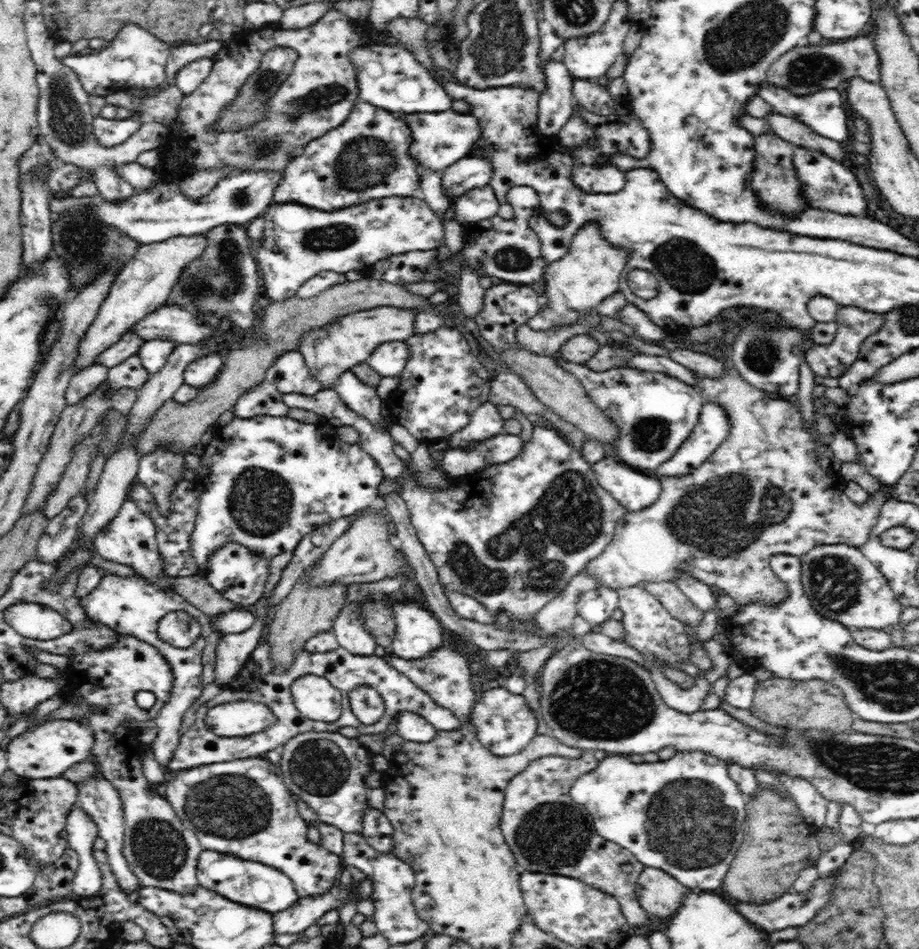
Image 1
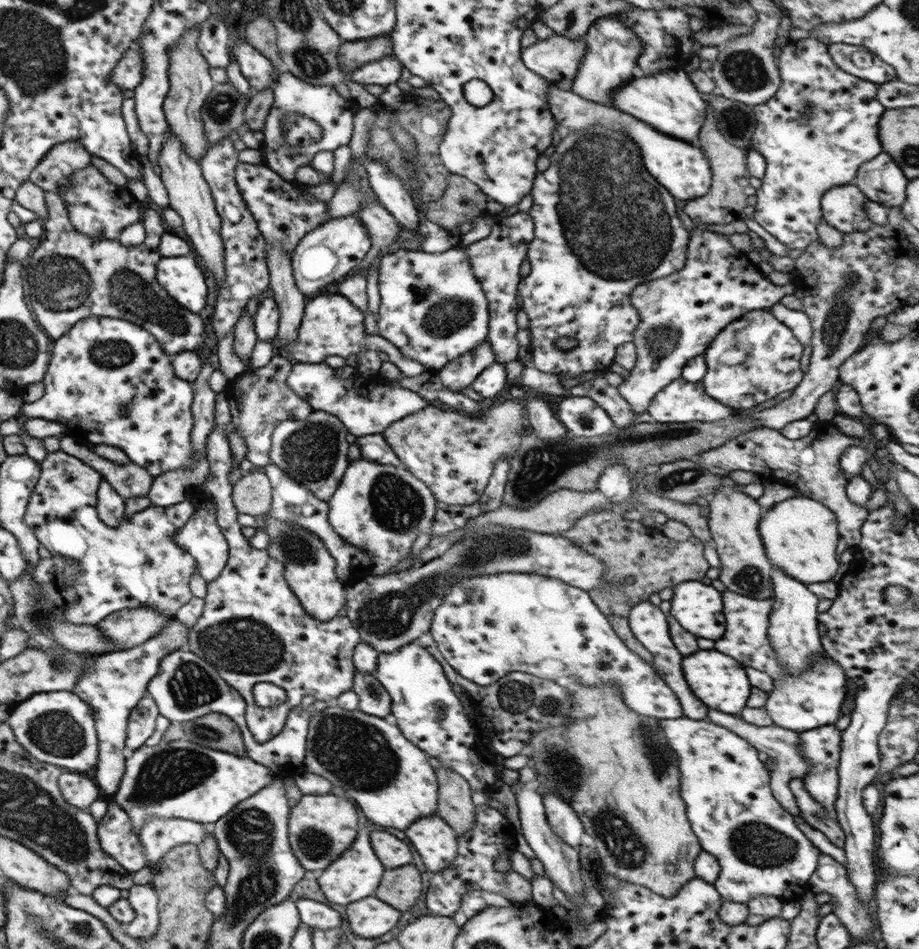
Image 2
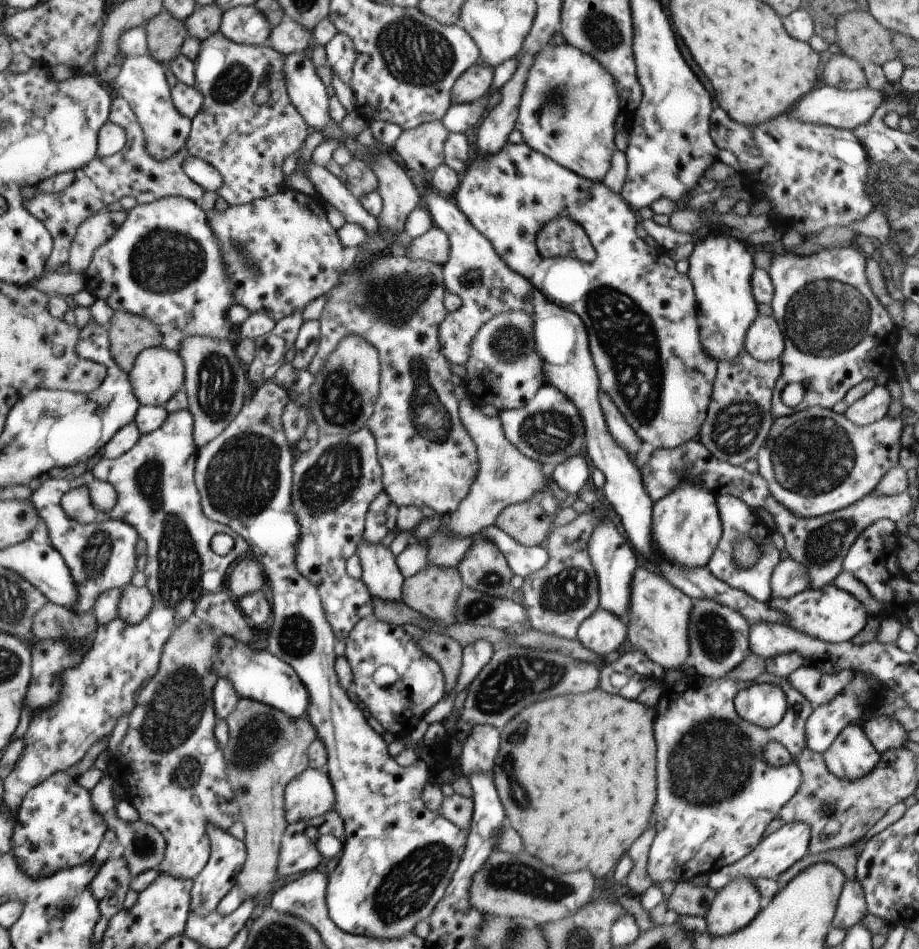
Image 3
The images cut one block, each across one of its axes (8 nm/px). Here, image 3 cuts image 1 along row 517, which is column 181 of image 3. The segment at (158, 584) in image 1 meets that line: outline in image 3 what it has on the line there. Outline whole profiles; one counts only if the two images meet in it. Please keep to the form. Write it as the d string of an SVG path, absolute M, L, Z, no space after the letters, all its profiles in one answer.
M124 56L117 76L108 84L114 97L127 101L145 138L145 150L155 160L167 160L185 148L191 119L181 116L171 102L169 86L163 74L164 67L149 56Z

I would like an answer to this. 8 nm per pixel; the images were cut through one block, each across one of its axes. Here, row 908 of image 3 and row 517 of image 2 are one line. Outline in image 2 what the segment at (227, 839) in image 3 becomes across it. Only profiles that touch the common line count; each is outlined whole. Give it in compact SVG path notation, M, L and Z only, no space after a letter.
M196 508L174 536L196 560L196 572L208 583L215 580L228 557L228 546L216 523L216 508Z

